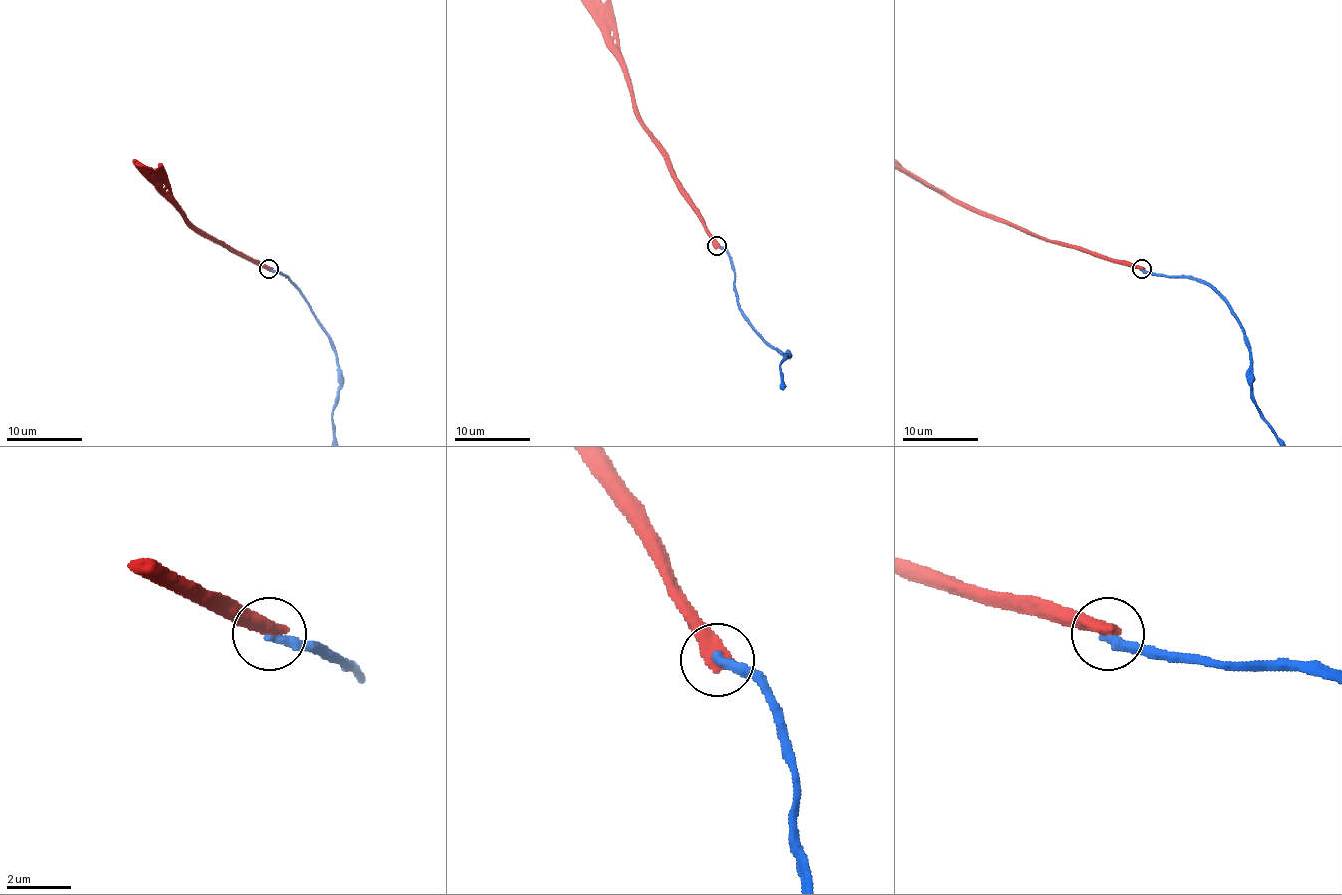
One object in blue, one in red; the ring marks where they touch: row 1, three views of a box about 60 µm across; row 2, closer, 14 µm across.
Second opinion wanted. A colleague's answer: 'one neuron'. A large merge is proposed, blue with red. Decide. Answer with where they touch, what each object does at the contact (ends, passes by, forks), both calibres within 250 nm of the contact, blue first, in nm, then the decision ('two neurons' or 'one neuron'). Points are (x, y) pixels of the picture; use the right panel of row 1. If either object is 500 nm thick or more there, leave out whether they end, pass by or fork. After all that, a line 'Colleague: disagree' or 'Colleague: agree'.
place (1142, 269); calibres 320 and 550 nm; two neurons
Colleague: disagree

